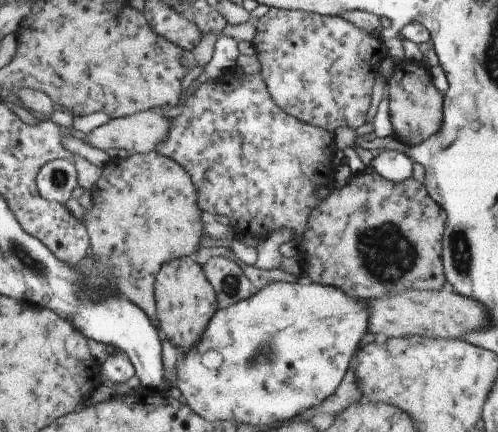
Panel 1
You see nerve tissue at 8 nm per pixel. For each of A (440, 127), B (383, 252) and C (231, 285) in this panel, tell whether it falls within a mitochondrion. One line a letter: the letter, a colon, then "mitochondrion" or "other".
A: other
B: mitochondrion
C: mitochondrion

